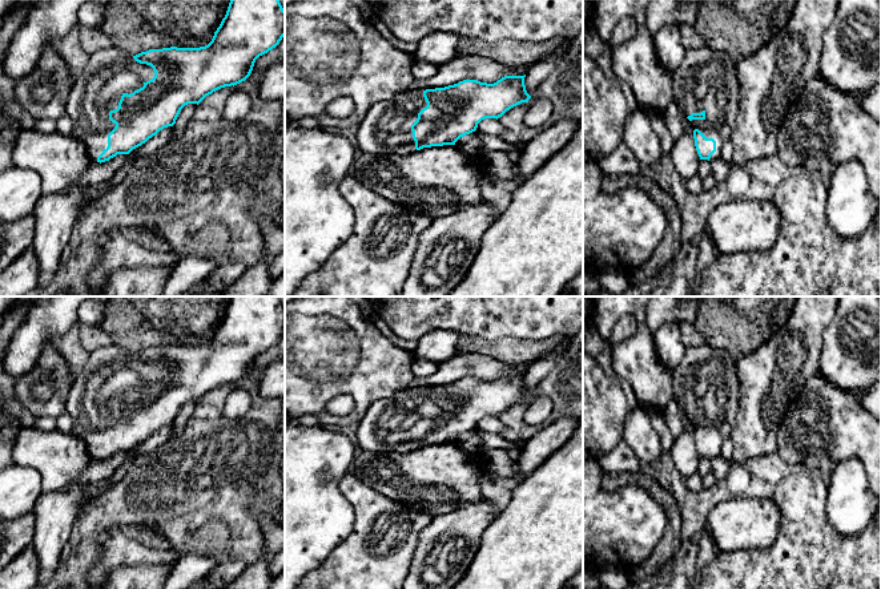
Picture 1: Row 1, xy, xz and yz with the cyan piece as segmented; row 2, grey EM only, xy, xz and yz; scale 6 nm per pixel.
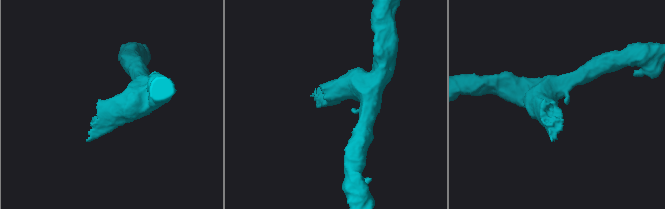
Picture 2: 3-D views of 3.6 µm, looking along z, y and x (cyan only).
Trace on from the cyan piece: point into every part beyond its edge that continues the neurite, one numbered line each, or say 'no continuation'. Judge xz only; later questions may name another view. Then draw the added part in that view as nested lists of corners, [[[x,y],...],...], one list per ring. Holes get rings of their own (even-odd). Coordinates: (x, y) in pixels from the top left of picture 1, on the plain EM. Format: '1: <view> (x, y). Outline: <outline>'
1: xz (386, 426). Outline: [[[407,387],[391,398],[375,402],[358,423],[355,444],[377,452],[417,449],[411,423],[426,404],[421,387]]]

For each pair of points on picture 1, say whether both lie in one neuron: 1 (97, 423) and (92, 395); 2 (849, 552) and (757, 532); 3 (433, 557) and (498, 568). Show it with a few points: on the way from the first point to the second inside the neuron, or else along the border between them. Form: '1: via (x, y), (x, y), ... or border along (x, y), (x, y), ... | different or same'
1: via (97, 416), (96, 402) | same
2: border along (776, 504), (777, 537), (767, 547), (748, 551) | different
3: border along (482, 535), (479, 548), (463, 575) | different

